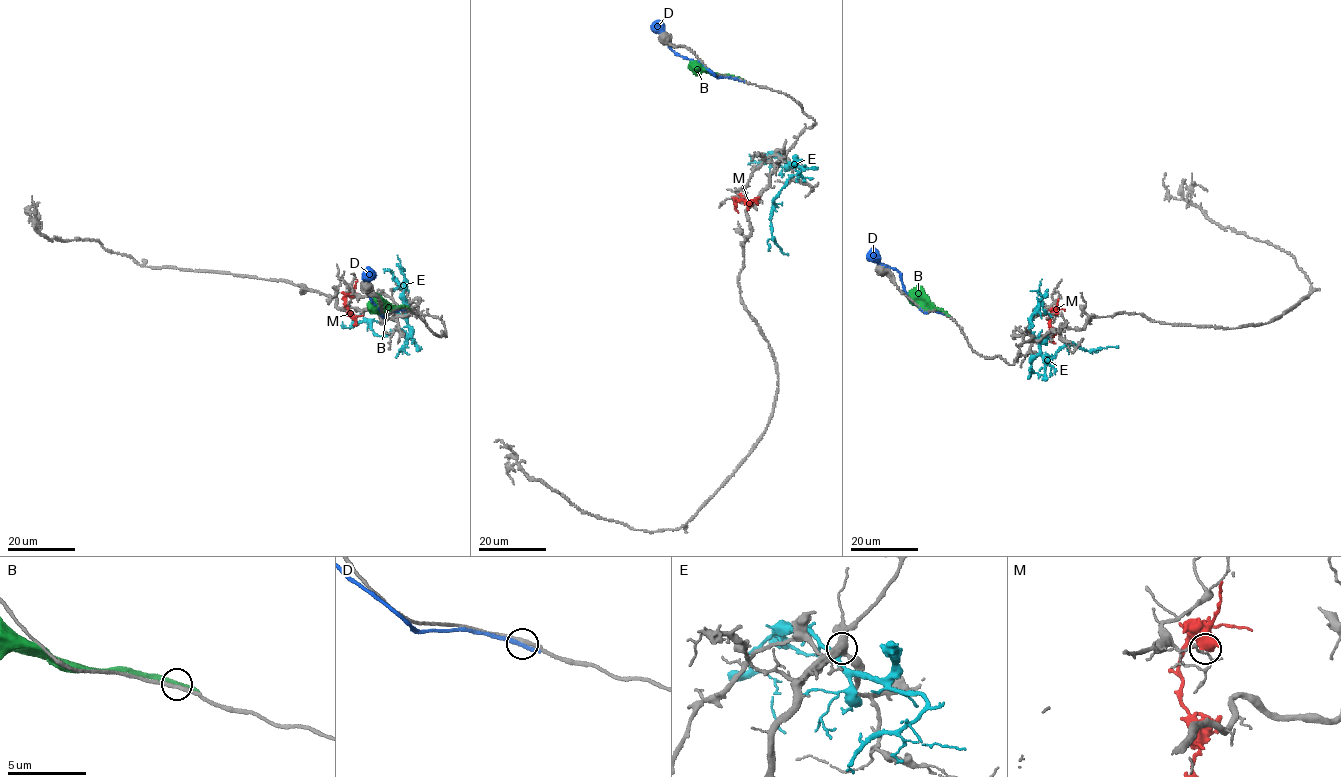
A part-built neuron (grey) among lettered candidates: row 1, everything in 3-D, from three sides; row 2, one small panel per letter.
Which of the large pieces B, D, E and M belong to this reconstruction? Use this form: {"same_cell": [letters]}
{"same_cell": ["E"]}

